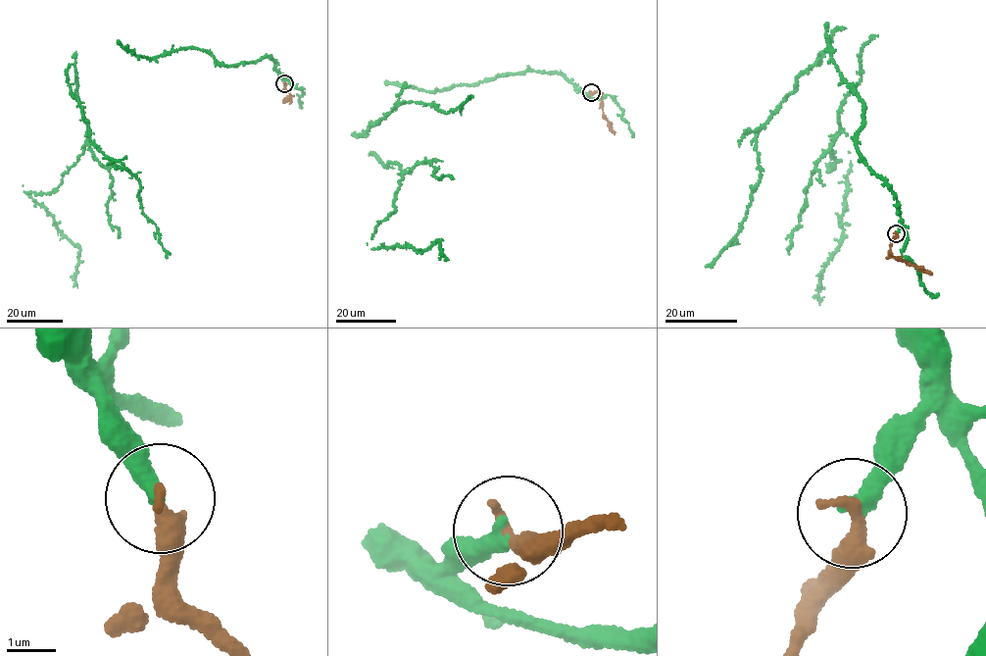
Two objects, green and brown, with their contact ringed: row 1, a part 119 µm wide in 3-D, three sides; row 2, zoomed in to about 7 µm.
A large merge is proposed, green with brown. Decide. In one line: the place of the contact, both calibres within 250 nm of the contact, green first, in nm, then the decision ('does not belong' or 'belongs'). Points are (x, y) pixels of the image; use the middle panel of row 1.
at (591, 92); 340 nm thick on the green side, 400 nm on the other; belongs

